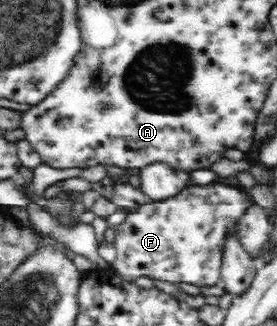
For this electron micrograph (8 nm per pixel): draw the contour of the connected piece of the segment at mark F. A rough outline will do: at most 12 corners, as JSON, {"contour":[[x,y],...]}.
{"contour":[[189,184],[116,226],[125,281],[217,284],[224,238],[251,201]]}

